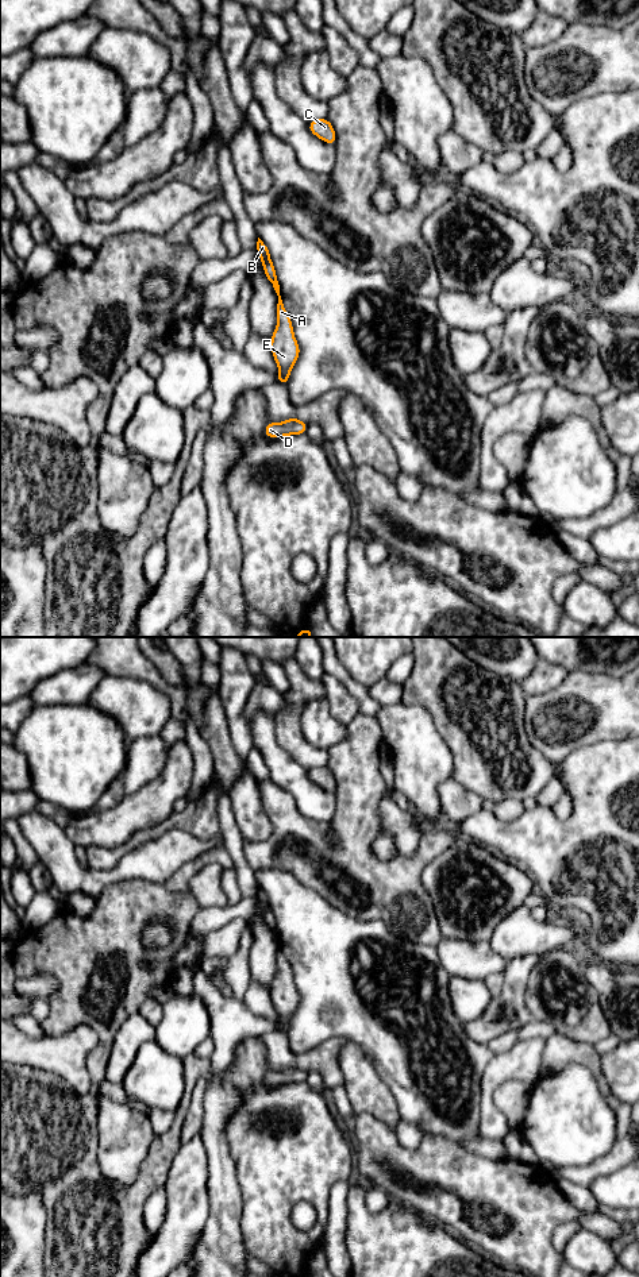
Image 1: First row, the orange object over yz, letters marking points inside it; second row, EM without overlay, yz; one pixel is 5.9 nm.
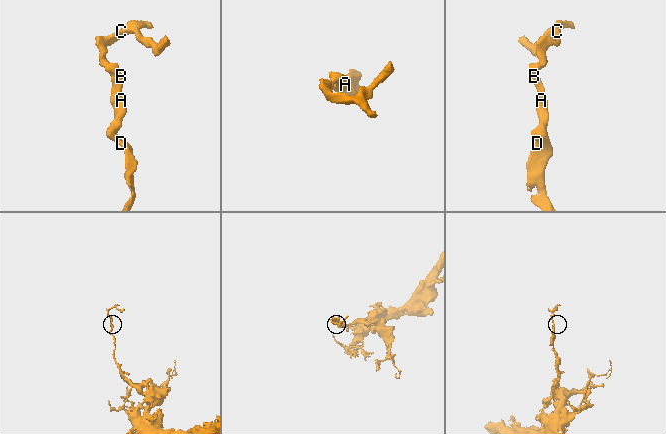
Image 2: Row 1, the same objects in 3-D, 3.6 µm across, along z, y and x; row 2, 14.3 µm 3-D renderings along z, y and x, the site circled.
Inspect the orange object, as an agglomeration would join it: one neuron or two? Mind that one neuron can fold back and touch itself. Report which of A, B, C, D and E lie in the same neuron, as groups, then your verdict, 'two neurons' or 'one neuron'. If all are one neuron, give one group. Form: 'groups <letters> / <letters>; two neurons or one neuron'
groups A B C D E; one neuron

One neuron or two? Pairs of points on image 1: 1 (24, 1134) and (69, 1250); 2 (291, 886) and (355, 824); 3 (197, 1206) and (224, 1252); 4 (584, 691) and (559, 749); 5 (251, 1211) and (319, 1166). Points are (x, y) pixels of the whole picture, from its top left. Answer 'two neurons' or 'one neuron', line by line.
1: one neuron
2: two neurons
3: two neurons
4: one neuron
5: one neuron

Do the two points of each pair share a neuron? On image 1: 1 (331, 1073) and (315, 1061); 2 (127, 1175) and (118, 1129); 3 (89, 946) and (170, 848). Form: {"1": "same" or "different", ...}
{"1": "same", "2": "same", "3": "different"}

